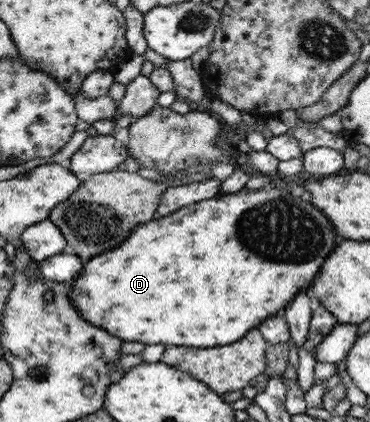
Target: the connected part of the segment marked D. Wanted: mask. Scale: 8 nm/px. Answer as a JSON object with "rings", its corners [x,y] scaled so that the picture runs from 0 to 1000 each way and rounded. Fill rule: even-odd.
{"rings":[[[741,431],[730,445],[651,448],[627,460],[586,462],[511,483],[451,512],[419,514],[392,531],[365,536],[351,547],[351,559],[335,573],[327,573],[330,588],[319,583],[319,588],[303,588],[292,597],[259,602],[222,626],[222,640],[205,654],[208,664],[189,671],[189,718],[205,727],[205,737],[216,742],[216,751],[227,761],[238,761],[243,770],[286,780],[297,794],[332,808],[381,810],[395,818],[443,815],[443,820],[573,825],[649,806],[665,787],[681,782],[681,777],[695,777],[708,758],[719,758],[719,751],[741,749],[751,735],[778,725],[789,706],[838,682],[849,649],[857,649],[870,621],[892,602],[892,592],[900,592],[908,569],[930,566],[908,559],[900,533],[843,481],[816,474],[816,469],[784,464],[781,455],[754,450],[754,445],[749,431]]]}

